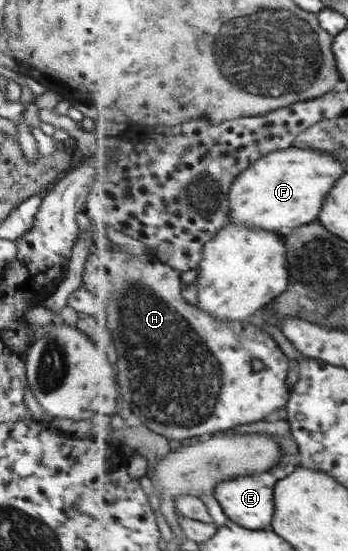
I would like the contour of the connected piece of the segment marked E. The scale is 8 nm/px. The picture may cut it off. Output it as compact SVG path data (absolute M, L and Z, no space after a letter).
M283 457L275 467L264 473L255 473L255 475L239 475L232 480L220 482L214 487L214 497L223 507L224 513L231 522L246 526L248 529L264 530L269 529L273 524L276 503L275 487L281 480L295 472L298 466L290 463L286 457Z

